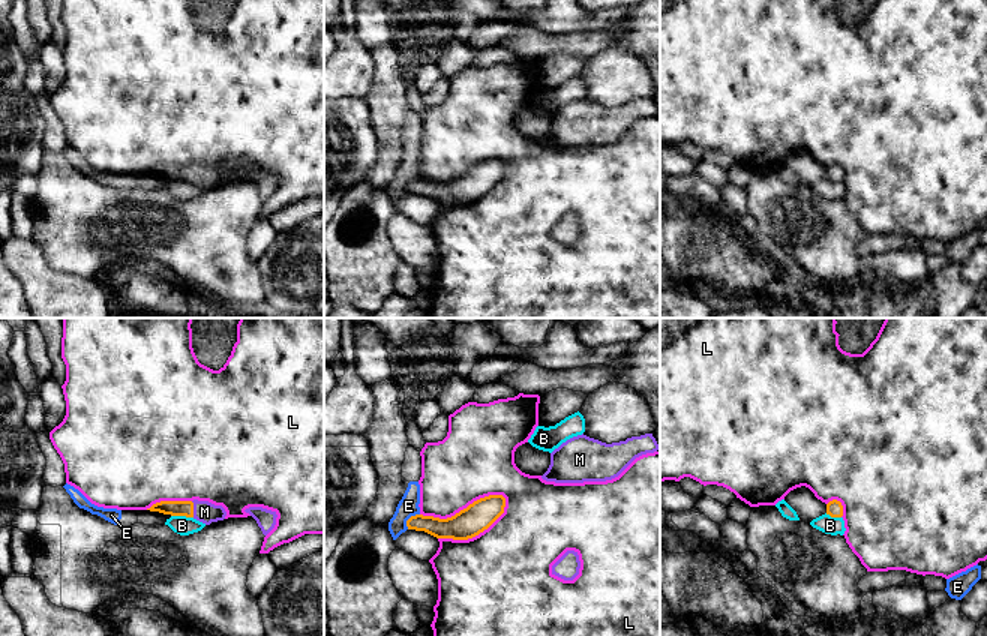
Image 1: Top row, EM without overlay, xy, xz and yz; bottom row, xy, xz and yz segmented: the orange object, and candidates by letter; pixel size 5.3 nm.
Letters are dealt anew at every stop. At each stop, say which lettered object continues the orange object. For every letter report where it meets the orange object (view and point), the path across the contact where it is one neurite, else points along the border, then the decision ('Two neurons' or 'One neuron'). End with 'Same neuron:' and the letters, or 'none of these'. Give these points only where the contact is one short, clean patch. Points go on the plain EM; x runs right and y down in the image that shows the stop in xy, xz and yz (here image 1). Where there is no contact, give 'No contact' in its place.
B: Touches orange at xy (182, 179). Boundary: xy (171, 179), (192, 182). Two neurons
E: Touches orange at xz (408, 183). Boundary: xz (419, 177), (407, 185), (407, 192). Two neurons
L: Touches orange at xz (464, 173). Two neurons
M: Touches orange at xy (192, 173). Path across: xy (167, 171), (192, 173), (204, 176). One neuron
Same neuron: M

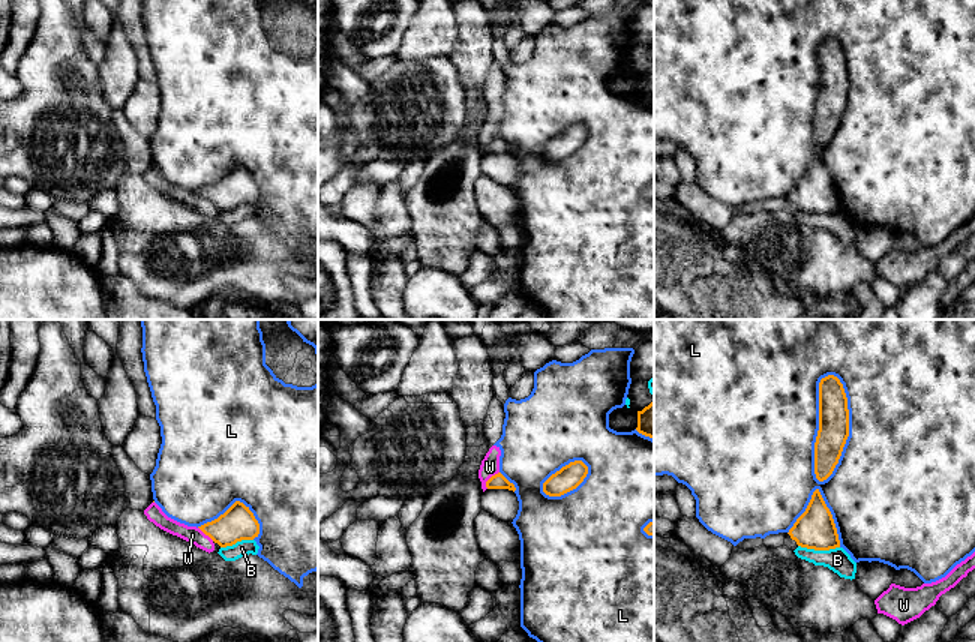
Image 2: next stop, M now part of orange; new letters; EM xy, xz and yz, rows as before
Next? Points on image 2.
B: Touches orange at yz (819, 213). Two neurons
L: Touches orange at yz (819, 89). Two neurons
W: Touches orange at xz (489, 143). Two neurons
Same neuron: none of these

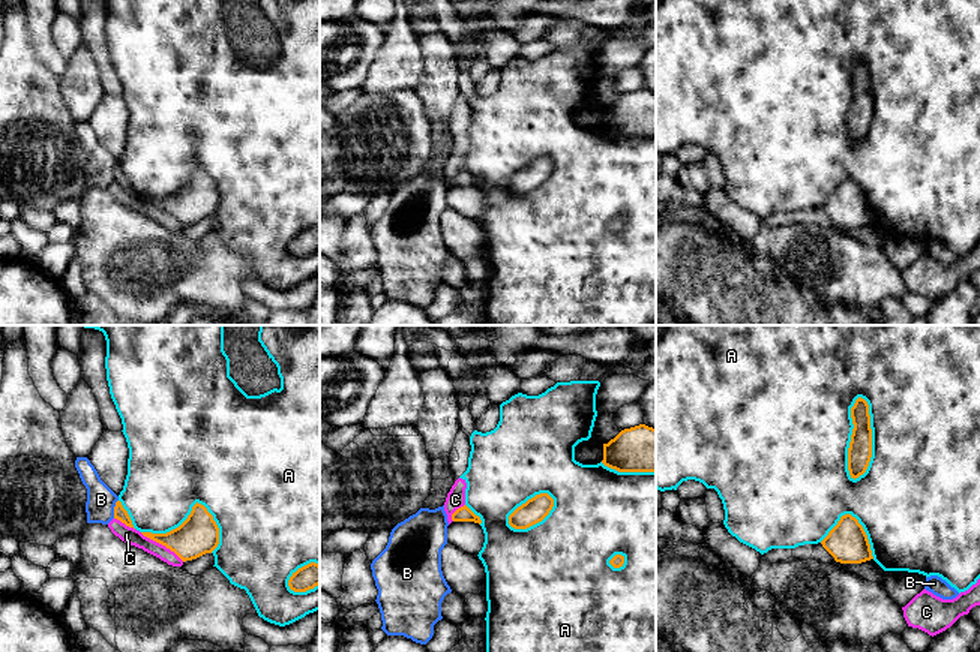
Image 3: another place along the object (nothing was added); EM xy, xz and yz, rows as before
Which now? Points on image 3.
A: Touches orange at yz (851, 102). Two neurons
B: Touches orange at xy (114, 173). Boundary: xy (117, 164), (113, 182). Two neurons
C: Touches orange at xy (162, 209). Two neurons
Same neuron: none of these

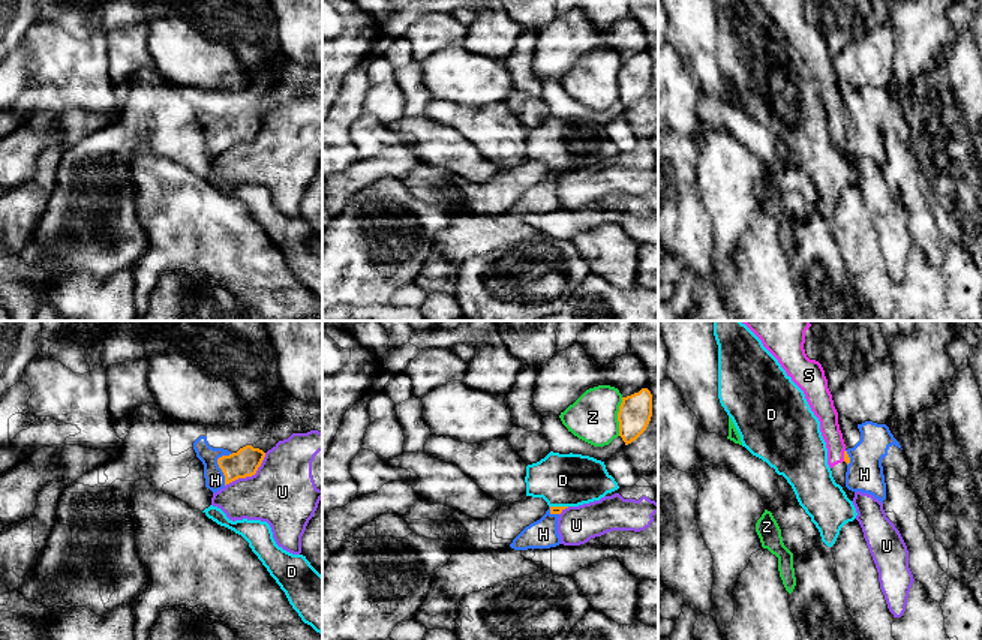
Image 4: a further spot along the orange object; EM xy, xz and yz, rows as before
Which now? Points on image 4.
D: Touches orange at xz (559, 171). Two neurons
H: Touches orange at xy (218, 128). Path across: xy (246, 125), (243, 128), (218, 128), (215, 144). One neuron
S: Touches orange at yz (844, 120). Two neurons
U: Touches orange at xy (249, 140). Two neurons
Z: Touches orange at xz (618, 81). Two neurons
Same neuron: H

